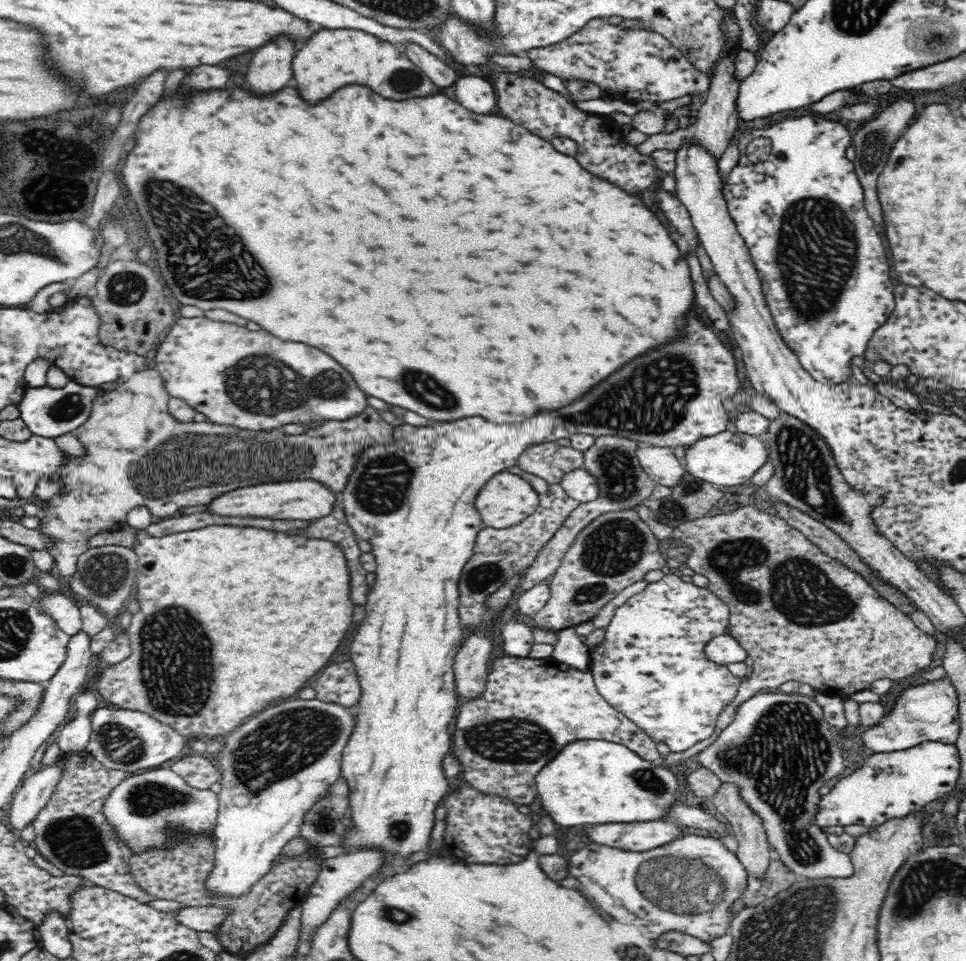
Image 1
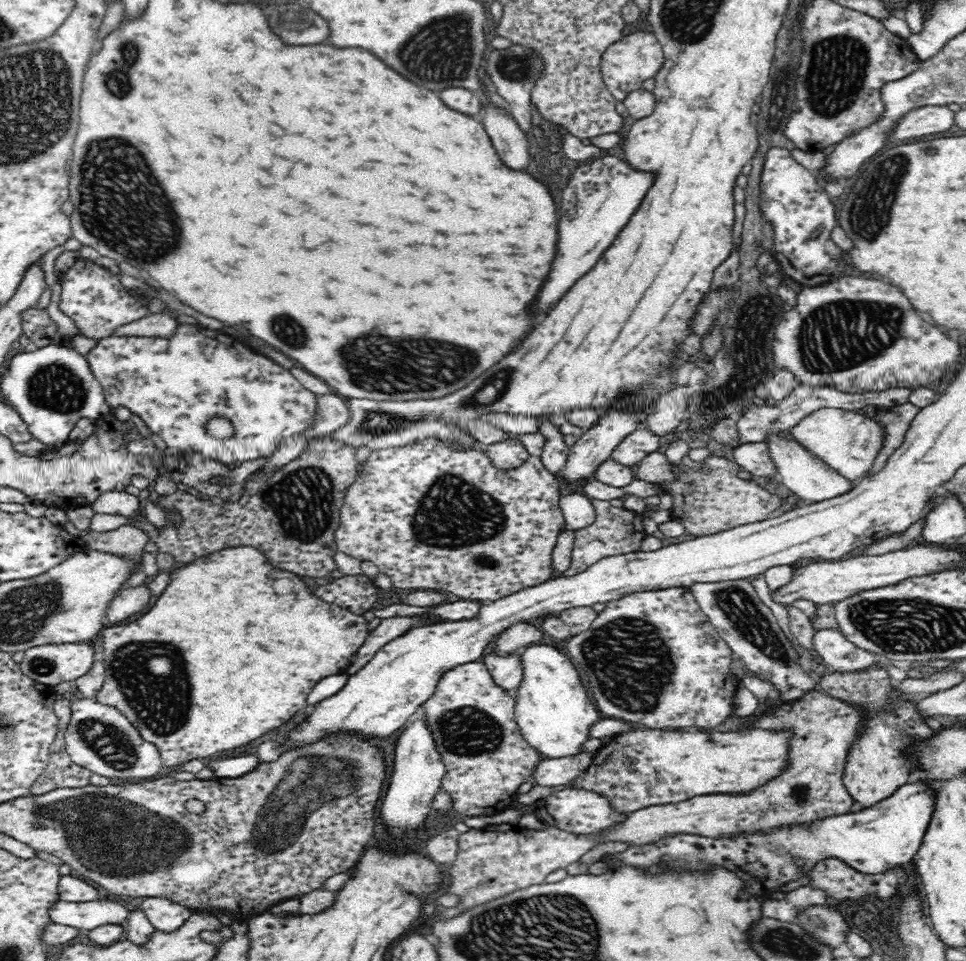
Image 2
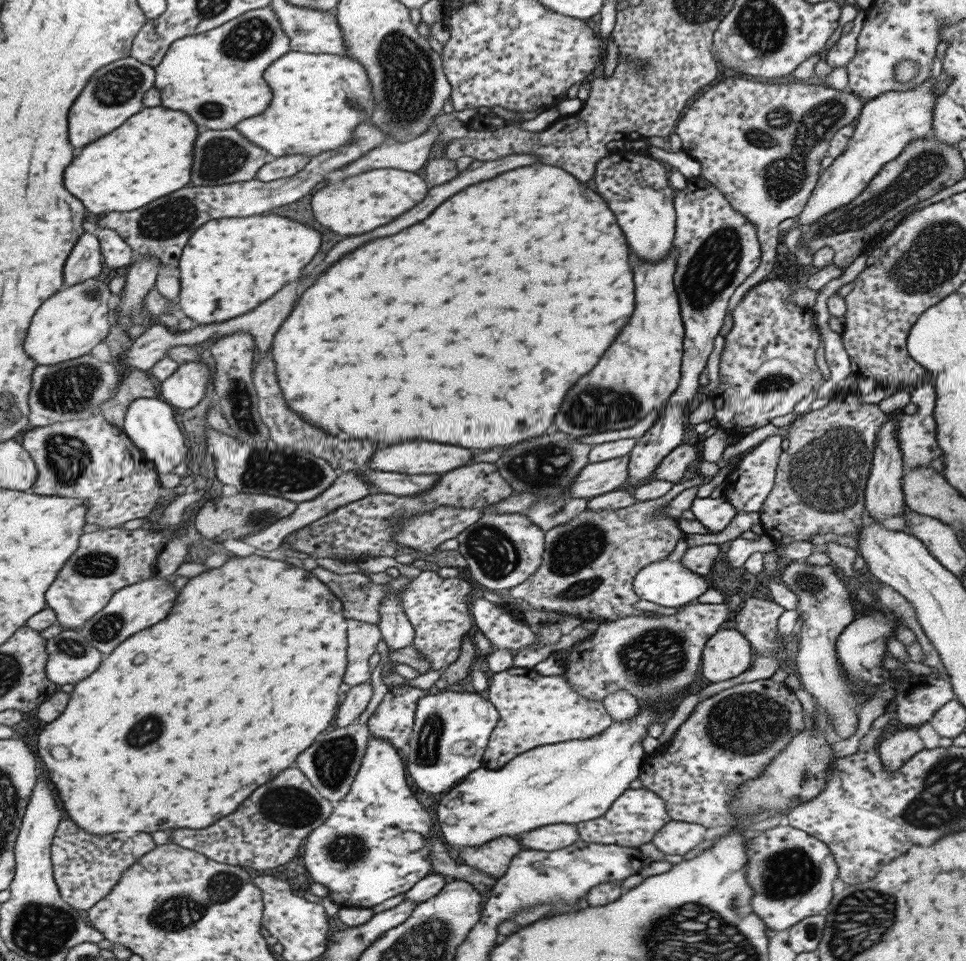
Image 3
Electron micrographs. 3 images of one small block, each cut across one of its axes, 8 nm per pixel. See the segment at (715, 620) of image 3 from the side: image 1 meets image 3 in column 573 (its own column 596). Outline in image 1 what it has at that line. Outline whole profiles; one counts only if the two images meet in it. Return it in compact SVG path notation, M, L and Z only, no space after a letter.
M666 571L660 580L651 582L617 608L605 628L603 642L588 648L595 689L612 708L645 730L652 741L666 744L671 752L688 750L714 734L718 716L735 700L741 684L728 665L719 665L706 655L708 642L727 632L729 616L728 605L709 586L700 587Z

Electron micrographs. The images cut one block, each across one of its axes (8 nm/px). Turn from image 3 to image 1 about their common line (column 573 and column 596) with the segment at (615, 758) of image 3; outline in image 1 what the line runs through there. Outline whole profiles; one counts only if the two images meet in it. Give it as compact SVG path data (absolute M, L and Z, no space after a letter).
M572 740L536 774L534 781L544 810L561 829L579 824L596 825L663 819L668 808L676 802L672 797L674 792L682 787L670 772L654 766L653 763L638 757L620 743Z

